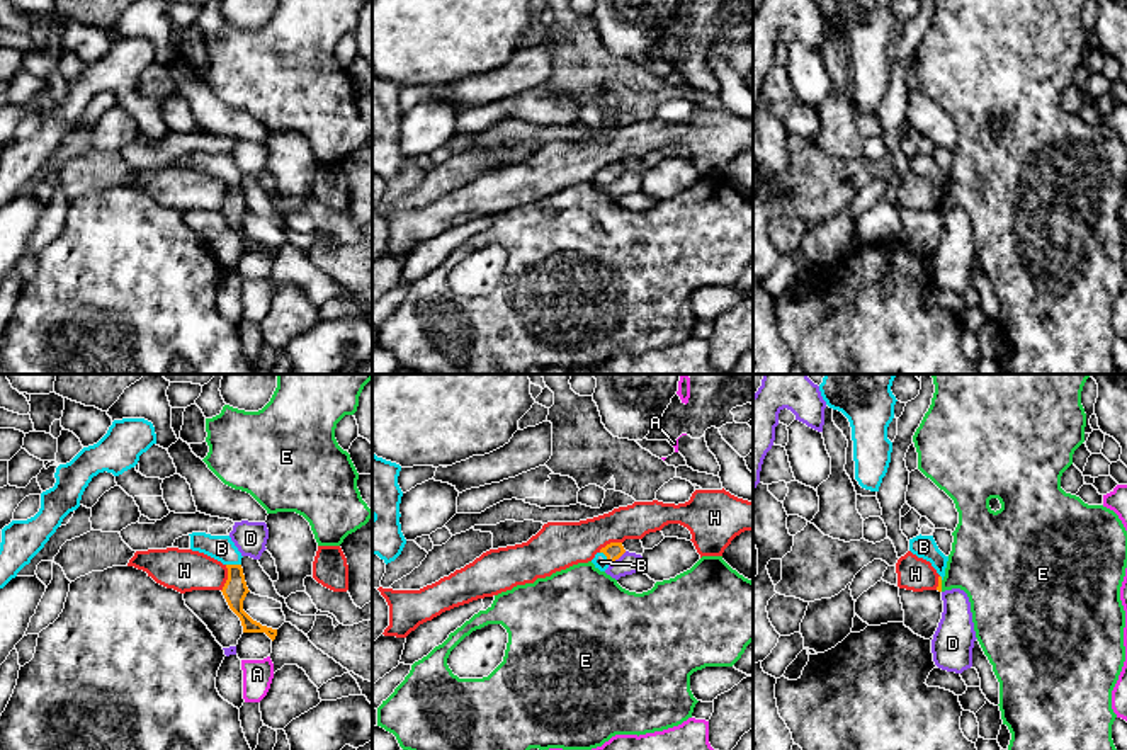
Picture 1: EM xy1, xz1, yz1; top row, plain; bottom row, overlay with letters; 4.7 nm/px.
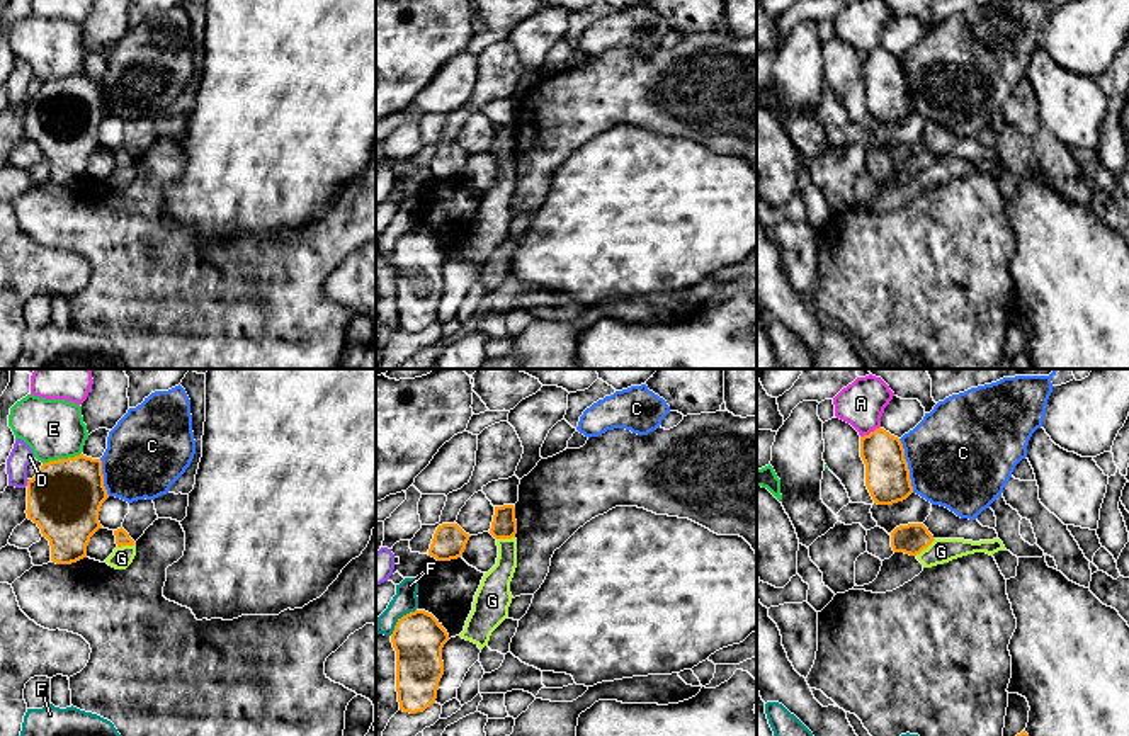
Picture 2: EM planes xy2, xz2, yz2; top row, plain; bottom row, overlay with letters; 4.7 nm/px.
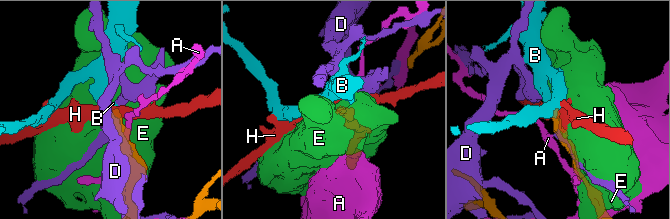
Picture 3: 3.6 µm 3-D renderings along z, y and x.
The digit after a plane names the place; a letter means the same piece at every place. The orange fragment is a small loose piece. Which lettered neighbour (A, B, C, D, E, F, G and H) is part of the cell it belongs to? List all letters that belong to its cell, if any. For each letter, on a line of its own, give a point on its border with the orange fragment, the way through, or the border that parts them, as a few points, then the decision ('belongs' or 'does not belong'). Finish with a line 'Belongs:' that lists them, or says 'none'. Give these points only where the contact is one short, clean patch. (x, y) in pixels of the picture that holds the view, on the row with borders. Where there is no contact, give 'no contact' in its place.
A: meets orange in yz2 at (871, 432); does not belong
B: meets orange in xy1 at (233, 565); runs through xy1 (235, 589), (233, 565), (221, 548); belongs
C: meets orange in yz2 at (907, 466); does not belong
D: meets orange in xz1 at (617, 558); does not belong
E: meets orange in xy2 at (62, 459); does not belong
F: meets orange in xz2 at (400, 619); does not belong
G: meets orange in yz2 at (925, 548); border along yz2 (936, 539), (915, 554); does not belong
H: meets orange in xy1 at (228, 579); border along xy1 (226, 565), (226, 582), (221, 590); does not belong
Belongs: B

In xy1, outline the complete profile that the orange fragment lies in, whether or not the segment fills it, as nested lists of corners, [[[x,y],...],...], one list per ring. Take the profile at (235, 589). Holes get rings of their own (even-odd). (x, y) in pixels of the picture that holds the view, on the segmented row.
[[[192,532],[190,536],[190,549],[204,553],[218,561],[221,561],[228,568],[228,580],[223,587],[223,595],[229,605],[229,609],[240,617],[243,633],[265,633],[272,641],[277,636],[277,629],[262,626],[253,621],[243,611],[243,600],[250,592],[245,582],[243,568],[241,568],[241,553],[235,546],[229,536],[211,536],[206,532]]]

